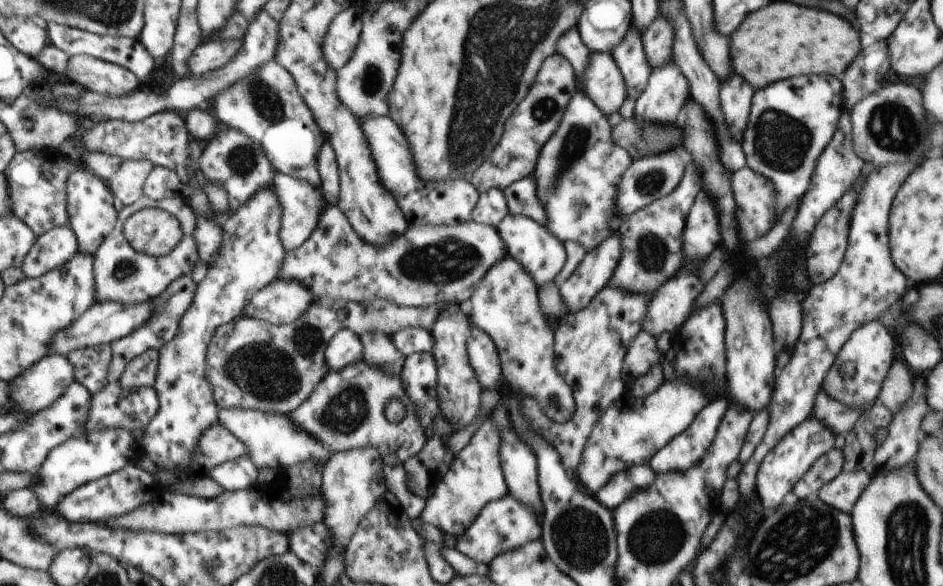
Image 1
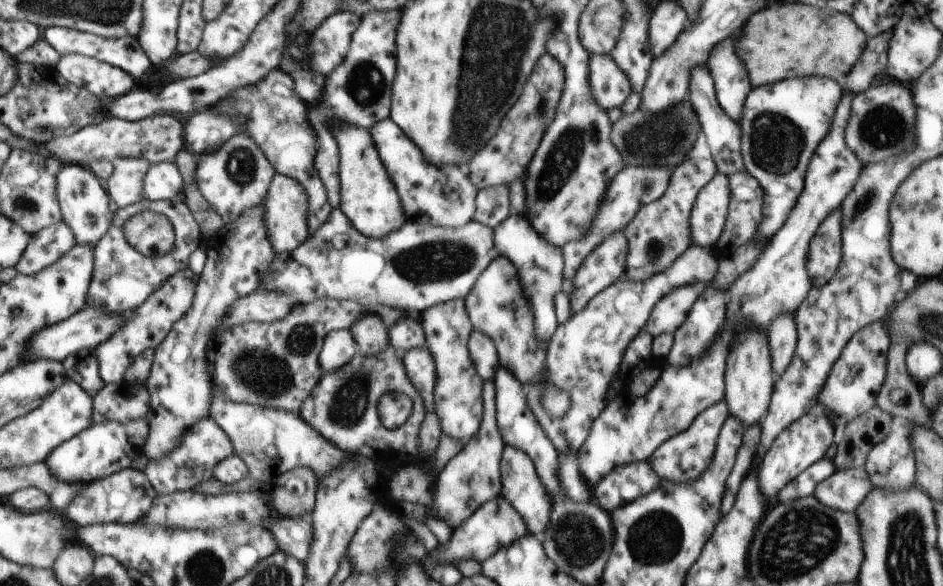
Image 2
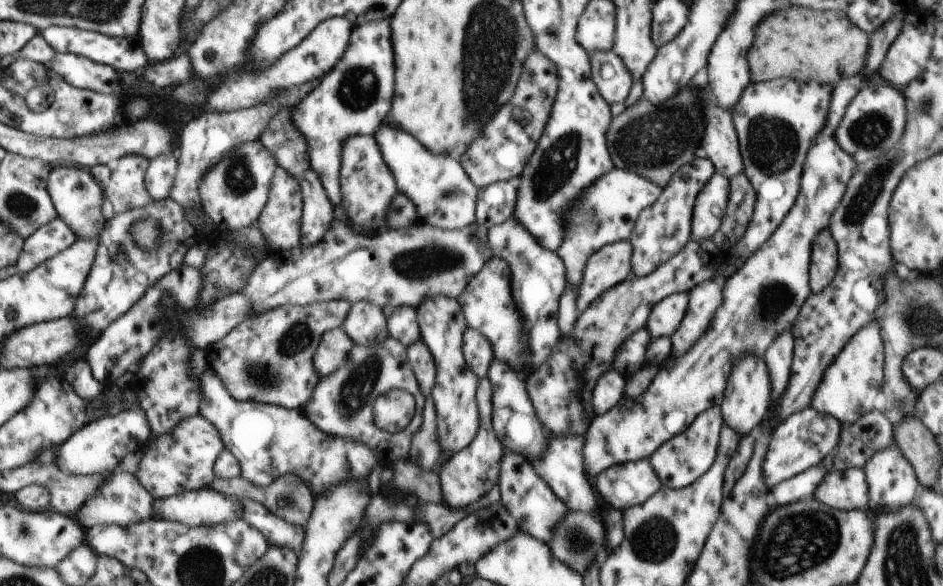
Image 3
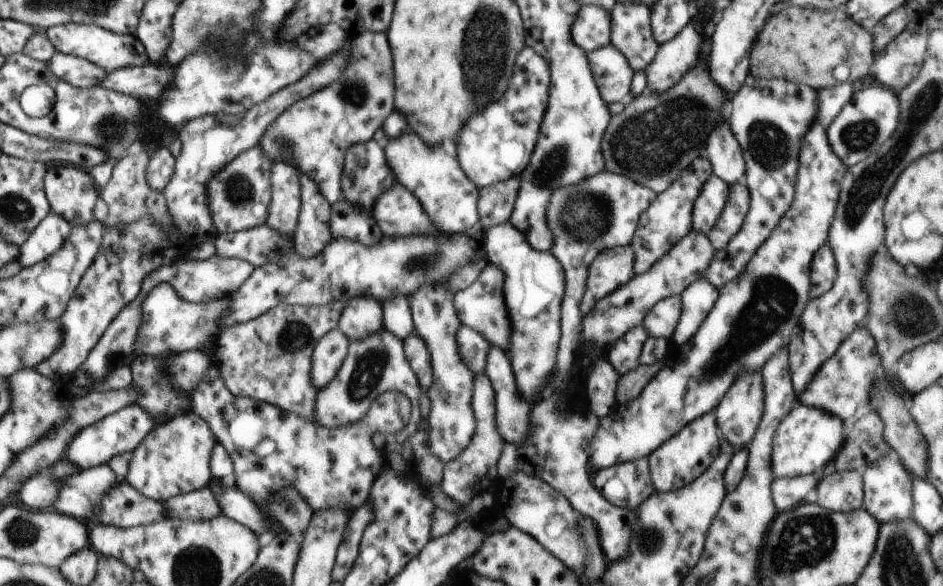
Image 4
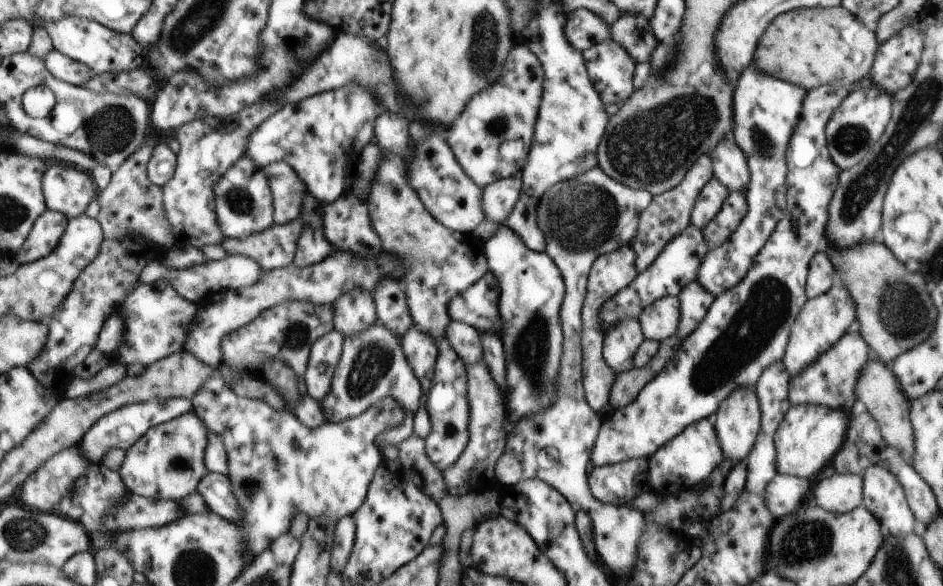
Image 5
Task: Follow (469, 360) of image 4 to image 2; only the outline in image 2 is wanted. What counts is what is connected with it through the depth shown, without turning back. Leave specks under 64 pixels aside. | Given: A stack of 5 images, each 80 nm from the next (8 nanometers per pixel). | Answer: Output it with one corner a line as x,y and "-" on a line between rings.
480,331
470,333
467,349
475,371
485,381
492,381
499,367
499,356
494,341

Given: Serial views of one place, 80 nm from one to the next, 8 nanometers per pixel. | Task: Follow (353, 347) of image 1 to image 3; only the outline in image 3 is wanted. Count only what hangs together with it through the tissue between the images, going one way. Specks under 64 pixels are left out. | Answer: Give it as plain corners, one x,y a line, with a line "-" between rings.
341,327
326,331
313,356
313,365
320,378
331,375
344,366
354,345

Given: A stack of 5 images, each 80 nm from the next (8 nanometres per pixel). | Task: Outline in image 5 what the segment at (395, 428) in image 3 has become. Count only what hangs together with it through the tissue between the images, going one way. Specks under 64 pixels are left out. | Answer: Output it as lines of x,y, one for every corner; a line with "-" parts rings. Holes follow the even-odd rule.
219,368
213,369
210,380
204,382
204,386
196,392
191,403
193,411
202,419
209,432
218,434
225,442
229,457
227,477
238,500
238,506
242,508
242,520
239,525
247,536
253,560
256,560
277,536
289,532
292,518
298,514
306,514
309,520
318,520
318,517
324,514
332,518
342,518
356,512
366,500
373,475
384,459
376,444
376,437
384,430
398,426
406,416
406,412
394,398
382,398
378,404
370,406
370,410
353,419
336,423
326,422
318,428
308,428
291,412
274,410
266,401
260,399
238,396
225,380
222,380
-
262,442
270,445
270,451
261,456
254,448

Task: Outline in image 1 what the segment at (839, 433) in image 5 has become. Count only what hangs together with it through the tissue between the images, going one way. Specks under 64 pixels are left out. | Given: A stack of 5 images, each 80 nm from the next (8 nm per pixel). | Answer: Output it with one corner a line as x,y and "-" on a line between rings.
813,416
802,421
793,431
785,434
762,459
756,475
756,492
763,508
774,510
782,506
784,496
793,490
793,486
805,475
814,461
834,448
835,437
829,428
826,428

